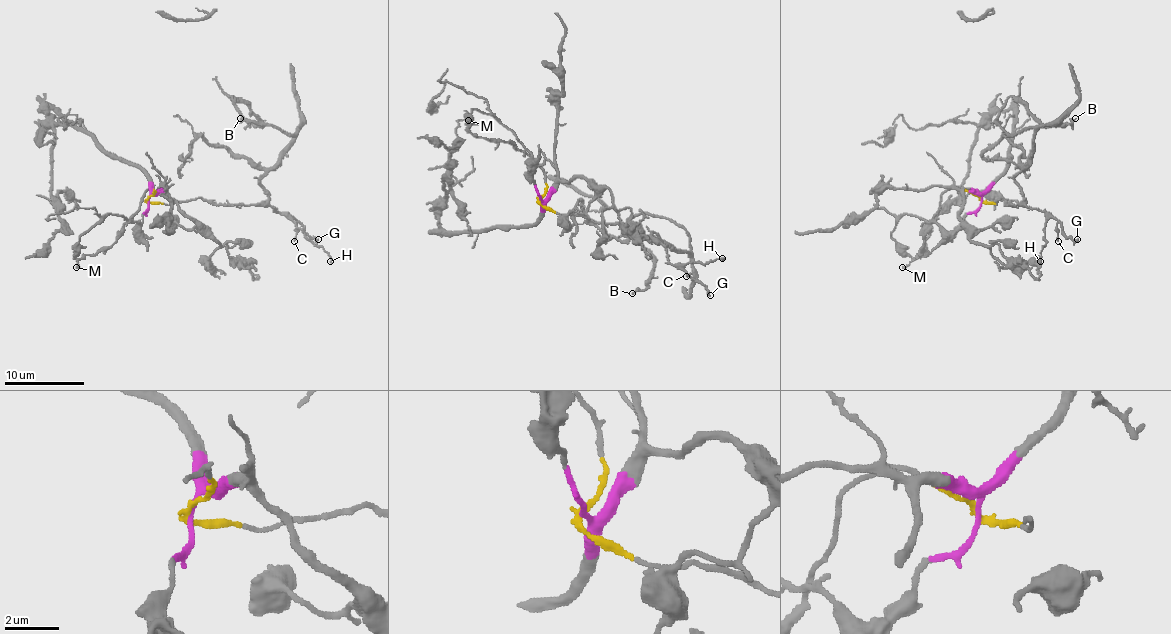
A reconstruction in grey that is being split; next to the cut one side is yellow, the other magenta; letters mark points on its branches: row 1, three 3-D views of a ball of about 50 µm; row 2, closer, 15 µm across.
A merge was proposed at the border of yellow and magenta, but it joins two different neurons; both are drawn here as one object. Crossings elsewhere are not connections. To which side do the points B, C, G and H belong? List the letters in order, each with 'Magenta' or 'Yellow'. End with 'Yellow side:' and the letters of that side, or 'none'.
B: Yellow
C: Yellow
G: Yellow
H: Yellow
Yellow side: B, C, G, H

